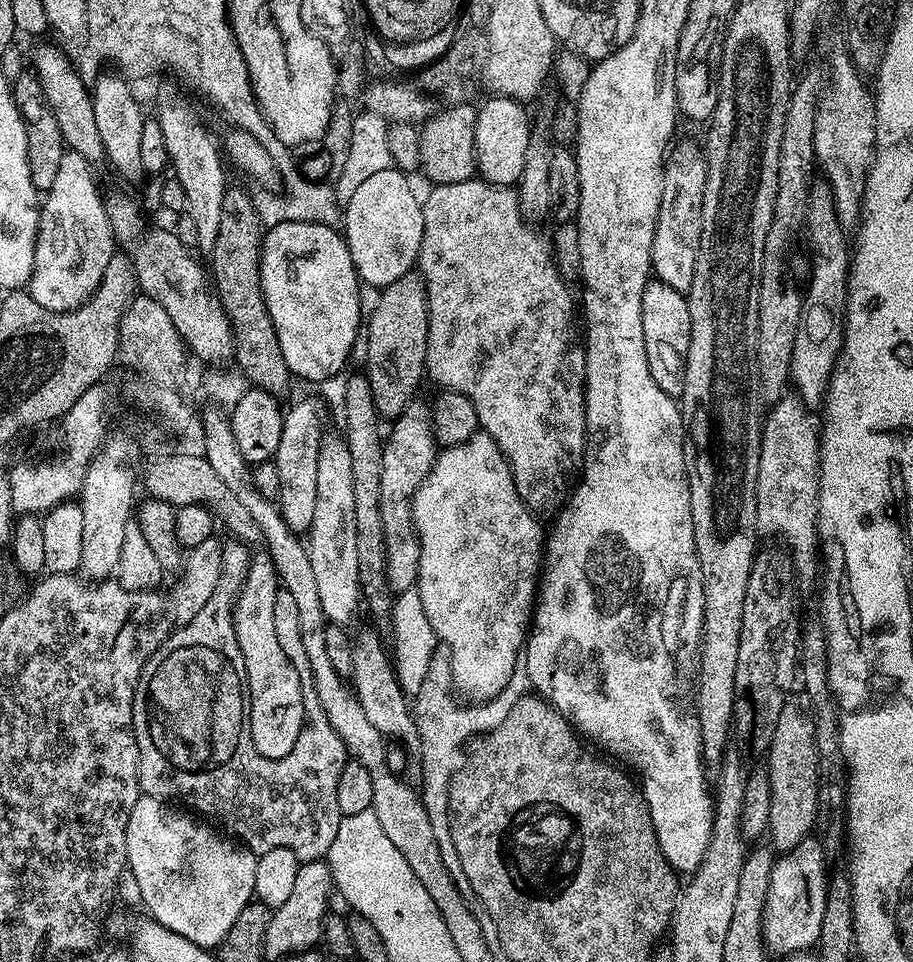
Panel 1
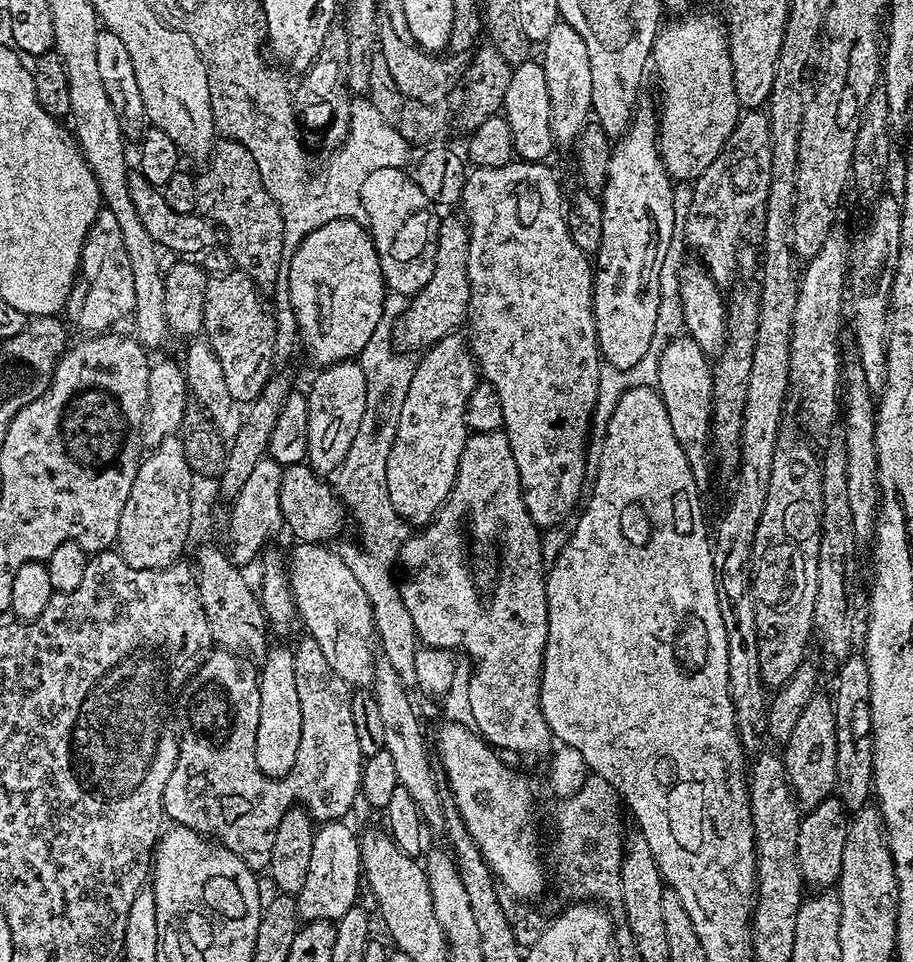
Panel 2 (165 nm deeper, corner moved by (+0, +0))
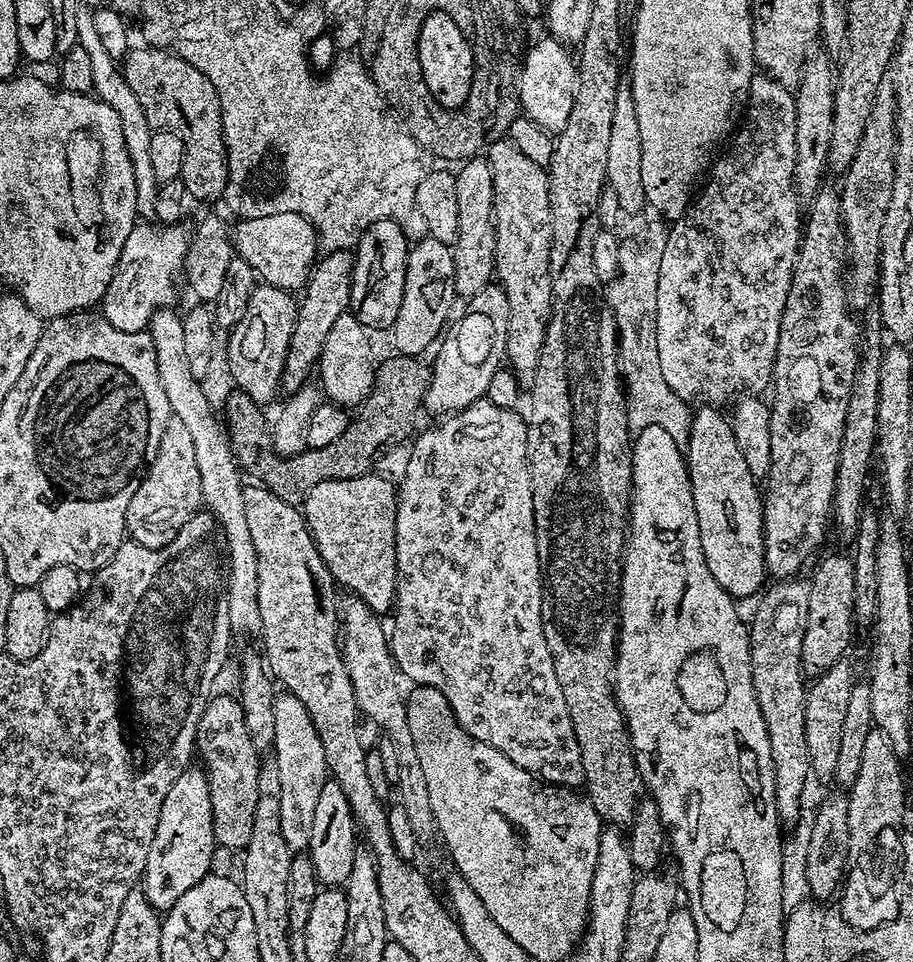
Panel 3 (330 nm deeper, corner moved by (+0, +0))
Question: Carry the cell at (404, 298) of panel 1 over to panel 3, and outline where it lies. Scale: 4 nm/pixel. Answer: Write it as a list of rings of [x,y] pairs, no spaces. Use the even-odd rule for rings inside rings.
[[[476,154],[471,157],[460,169],[455,169],[456,189],[458,190],[458,234],[456,235],[455,244],[451,245],[452,257],[454,258],[454,282],[456,283],[456,295],[460,298],[471,298],[474,294],[478,294],[478,290],[482,290],[487,284],[493,283],[494,273],[496,270],[496,221],[492,219],[494,214],[494,176],[492,168],[489,166],[487,159],[483,155]]]

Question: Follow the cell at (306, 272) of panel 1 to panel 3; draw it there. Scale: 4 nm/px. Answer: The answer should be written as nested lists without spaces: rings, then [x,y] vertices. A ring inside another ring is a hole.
[[[379,220],[374,222],[356,242],[354,249],[354,263],[352,265],[352,302],[351,311],[356,321],[369,330],[375,328],[391,329],[396,324],[398,310],[402,310],[402,294],[406,286],[406,262],[410,240],[404,237],[405,229],[393,220]]]

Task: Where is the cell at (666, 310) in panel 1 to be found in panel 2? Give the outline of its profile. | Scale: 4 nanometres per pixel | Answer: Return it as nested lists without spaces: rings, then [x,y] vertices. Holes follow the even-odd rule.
[[[687,334],[676,336],[656,360],[655,387],[670,414],[670,426],[674,429],[674,438],[690,462],[696,484],[701,490],[707,489],[708,479],[714,472],[714,460],[710,455],[710,437],[708,427],[712,421],[712,364],[704,351]]]

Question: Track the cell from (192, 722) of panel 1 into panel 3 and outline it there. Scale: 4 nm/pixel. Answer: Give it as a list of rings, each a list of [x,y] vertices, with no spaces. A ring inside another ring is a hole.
[[[213,695],[198,722],[196,752],[208,775],[216,843],[221,849],[242,850],[250,842],[250,830],[254,830],[254,806],[258,806],[258,774],[262,760],[250,742],[239,699]]]

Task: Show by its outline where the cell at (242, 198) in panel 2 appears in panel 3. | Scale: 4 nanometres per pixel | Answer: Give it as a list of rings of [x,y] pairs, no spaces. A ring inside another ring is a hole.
[[[133,47],[122,61],[122,71],[134,98],[146,114],[146,122],[158,132],[173,132],[182,138],[186,158],[179,180],[195,200],[216,200],[229,187],[228,147],[224,144],[224,127],[214,82],[181,56],[166,48]]]

